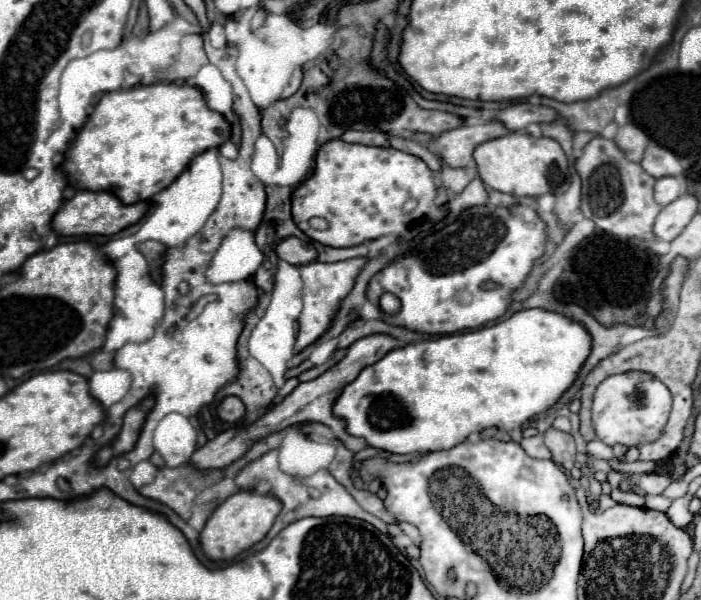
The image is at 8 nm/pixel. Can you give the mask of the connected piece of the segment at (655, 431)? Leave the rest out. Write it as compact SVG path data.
M633 370L609 376L599 384L593 398L591 420L595 426L595 434L607 446L639 446L655 442L663 434L663 428L671 412L671 404L673 400L669 388L649 372Z

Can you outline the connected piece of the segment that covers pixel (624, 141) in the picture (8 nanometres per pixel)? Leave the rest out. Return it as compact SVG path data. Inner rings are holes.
M627 124L627 126L621 126L619 128L619 132L615 136L615 142L625 152L627 160L641 162L643 160L643 154L645 154L645 148L649 144L649 136L639 126Z

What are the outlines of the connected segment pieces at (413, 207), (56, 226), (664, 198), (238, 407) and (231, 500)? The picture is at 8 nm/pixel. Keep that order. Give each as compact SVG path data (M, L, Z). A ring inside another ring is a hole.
M329 140L317 152L315 172L293 190L293 220L311 240L333 248L357 246L389 234L413 240L447 216L445 204L435 202L437 192L437 174L417 156L395 148ZM315 216L325 218L329 228L313 230L309 220Z
M79 190L71 200L63 204L63 208L55 214L53 218L53 230L63 236L111 236L117 234L119 230L135 224L141 220L141 216L147 212L149 204L147 202L137 202L137 204L123 204L113 192L91 192L91 190Z
M659 178L655 182L655 200L661 206L667 206L681 194L681 184L677 178Z
M229 396L229 398L225 398L225 400L221 402L217 414L219 414L219 418L225 420L225 422L237 422L237 420L243 418L245 408L243 408L243 402L241 402L239 398Z
M241 490L235 496L229 496L219 508L211 514L205 528L201 530L201 546L203 552L211 560L231 560L239 552L251 548L255 542L263 540L269 528L273 526L277 514L281 512L283 504L271 494L257 494L255 490Z

